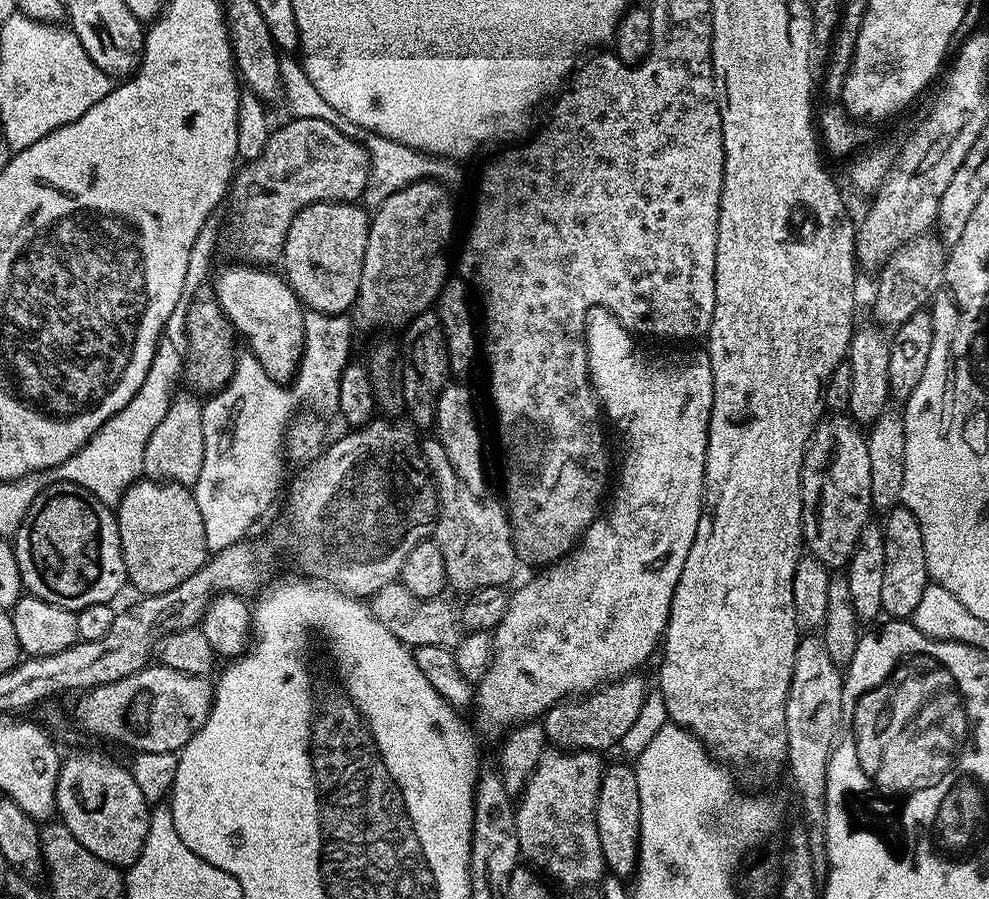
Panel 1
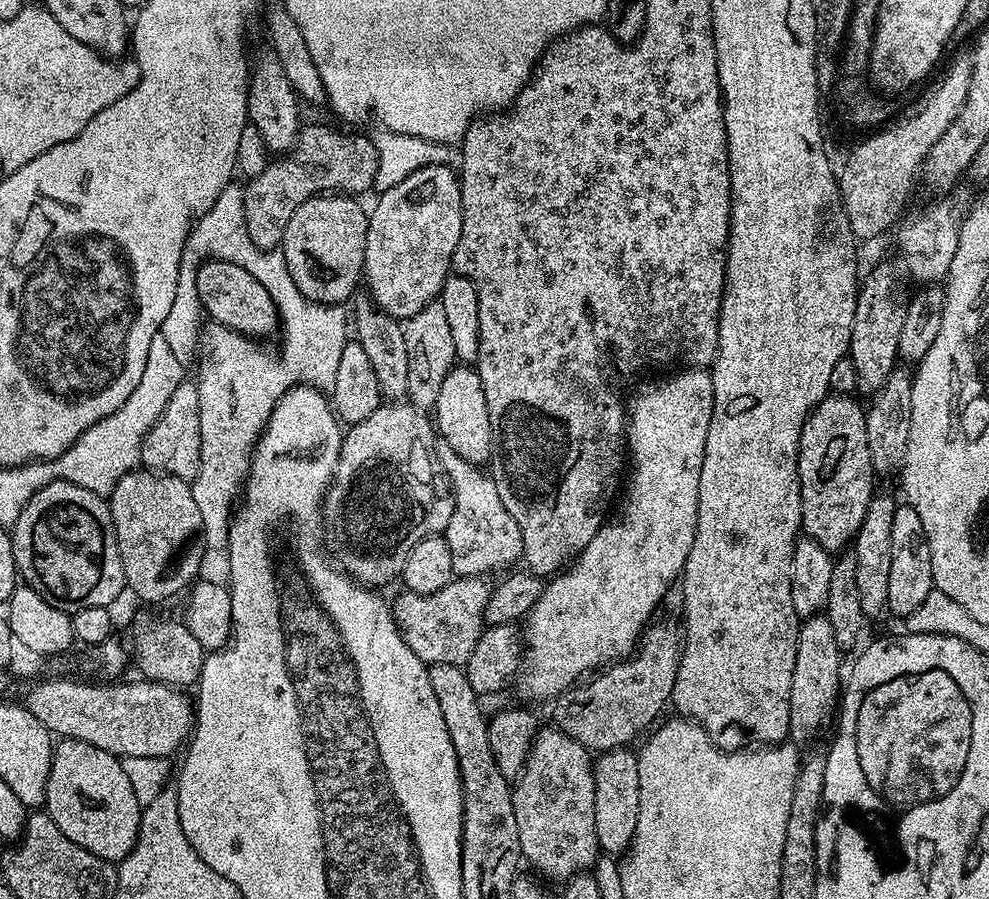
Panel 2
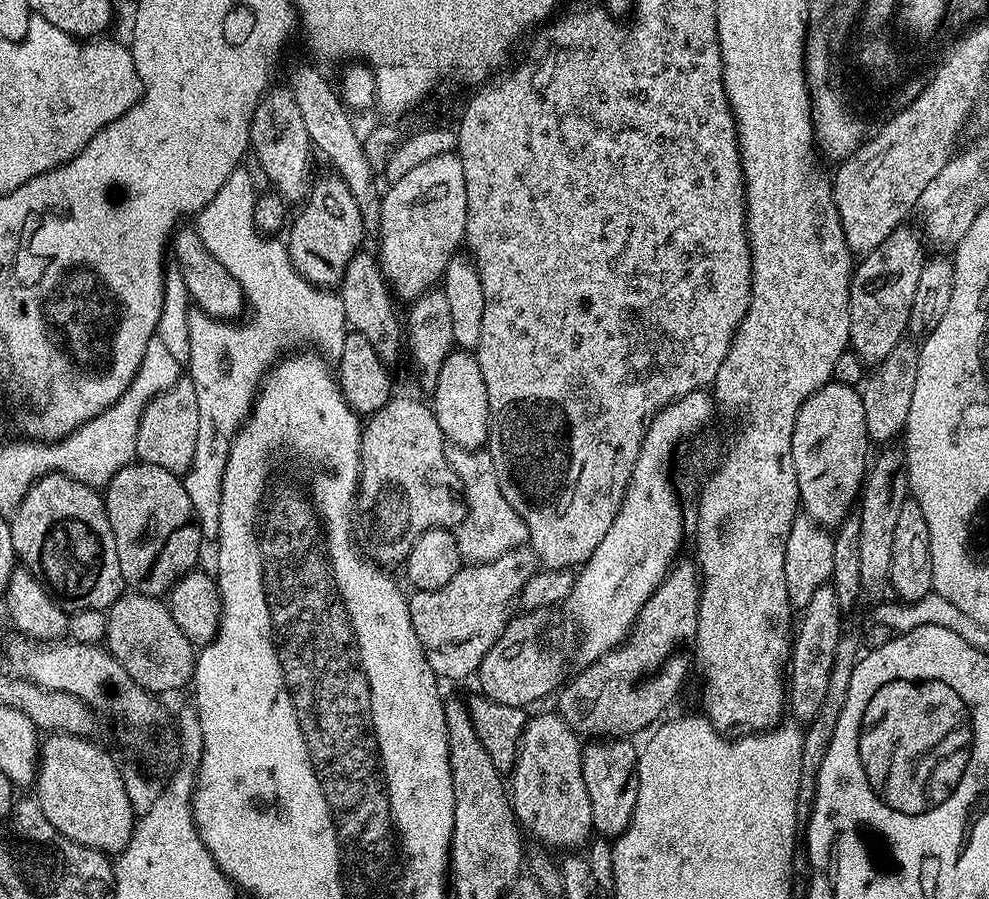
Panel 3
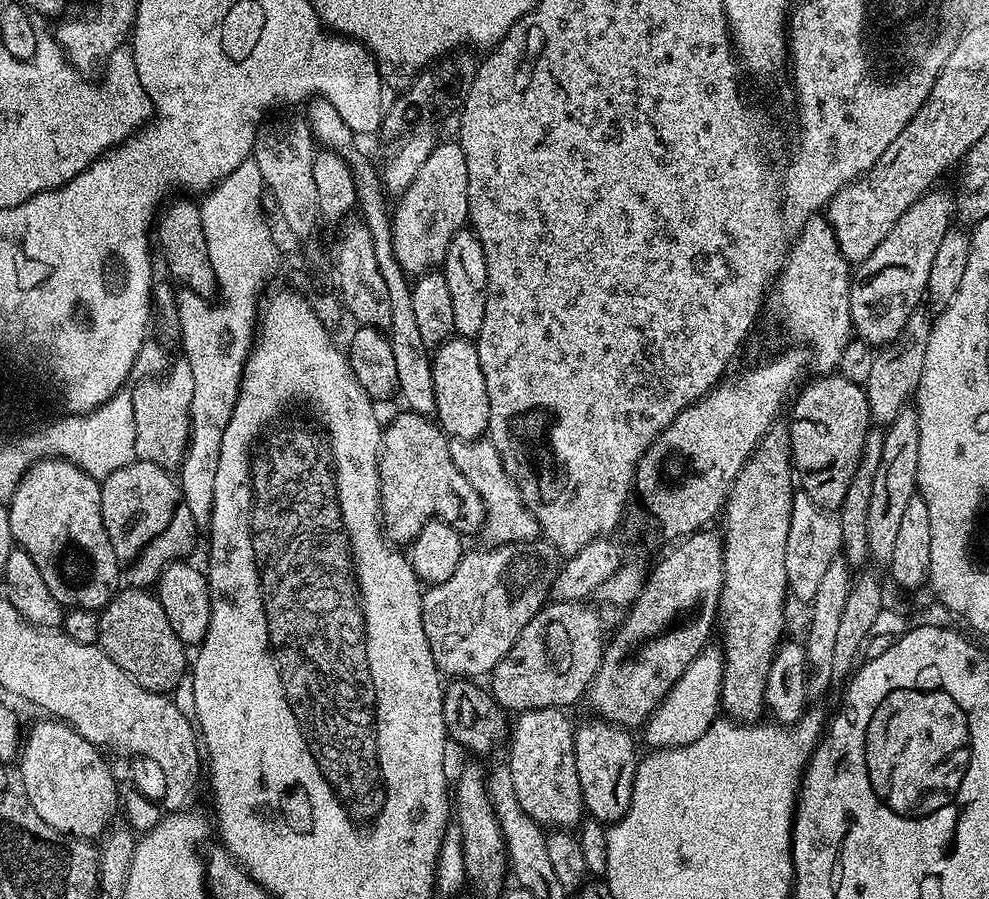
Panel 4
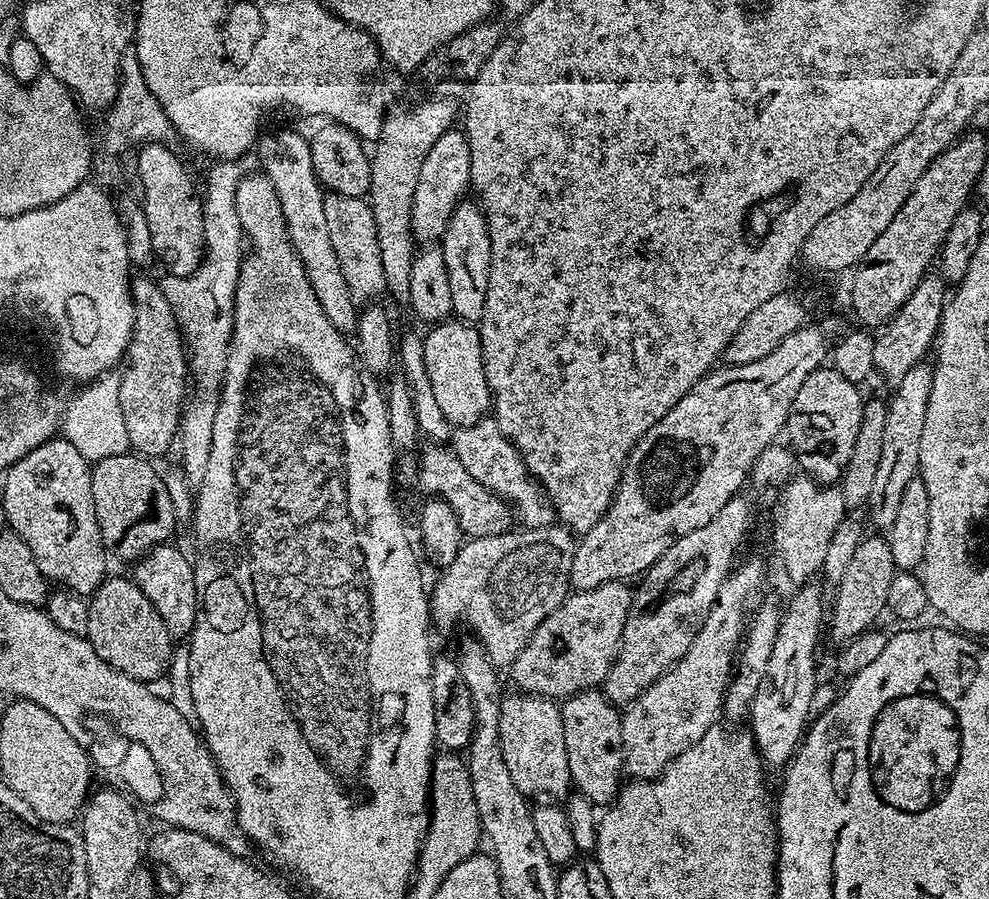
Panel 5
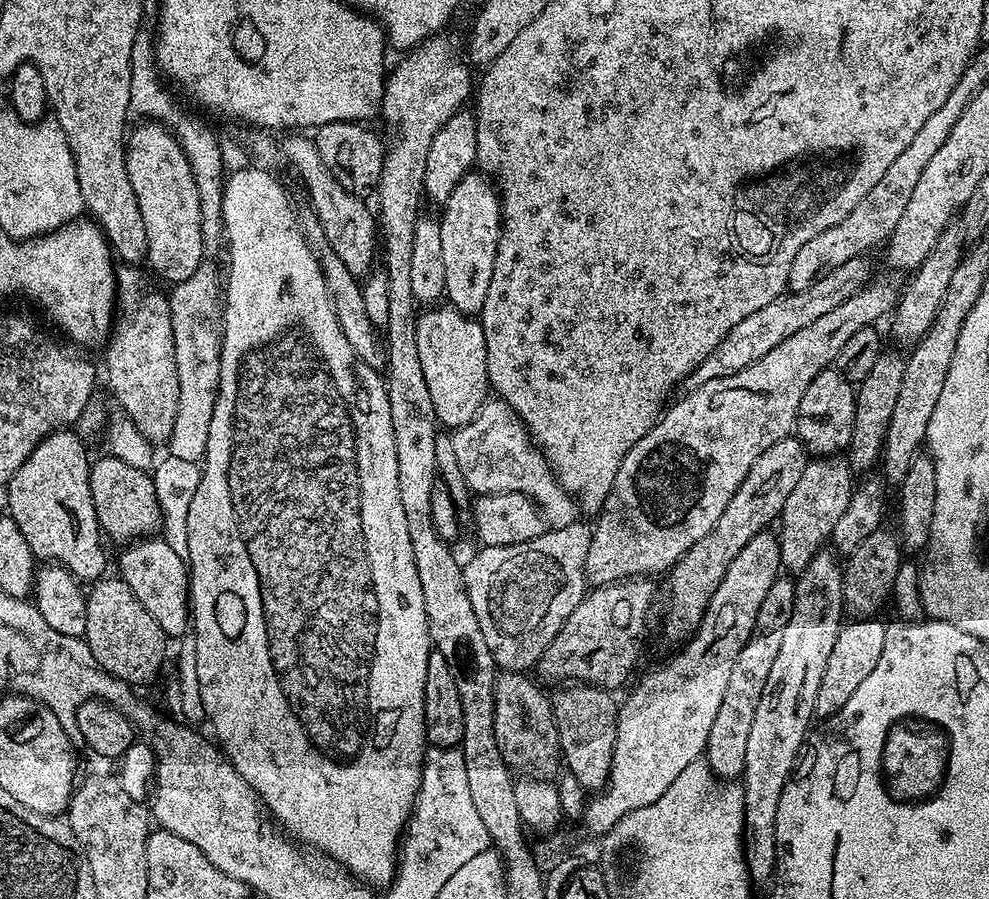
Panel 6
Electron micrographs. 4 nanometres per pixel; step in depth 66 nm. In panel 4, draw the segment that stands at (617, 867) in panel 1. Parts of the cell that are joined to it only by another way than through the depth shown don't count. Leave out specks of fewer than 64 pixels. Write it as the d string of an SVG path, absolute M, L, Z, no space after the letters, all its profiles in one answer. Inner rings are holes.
M591 718L584 725L577 727L574 732L574 766L578 766L578 786L582 786L584 811L593 820L611 826L621 820L630 806L632 787L636 777L636 744L632 741L633 733L629 729L621 728L618 724L609 724L607 720Z

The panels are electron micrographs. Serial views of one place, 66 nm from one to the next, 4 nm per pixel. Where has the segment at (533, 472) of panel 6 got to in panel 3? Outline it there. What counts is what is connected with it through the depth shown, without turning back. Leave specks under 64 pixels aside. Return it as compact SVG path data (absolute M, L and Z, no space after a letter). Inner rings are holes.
M445 443L444 453L446 462L450 462L454 470L463 503L466 505L464 519L454 528L461 561L485 564L510 550L525 547L528 542L526 522L522 522L514 506L506 502L506 494L502 494L502 486L498 482L498 474L488 451Z

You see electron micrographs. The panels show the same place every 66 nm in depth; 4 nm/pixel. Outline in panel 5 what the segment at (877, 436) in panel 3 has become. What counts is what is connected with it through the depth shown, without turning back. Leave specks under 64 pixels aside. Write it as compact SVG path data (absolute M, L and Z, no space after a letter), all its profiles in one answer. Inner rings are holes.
M929 274L922 277L914 288L914 294L910 294L896 317L888 321L883 331L875 337L874 366L878 376L889 380L889 385L897 385L902 378L906 378L906 374L910 374L910 370L914 370L914 366L922 363L927 352L929 355L933 351L946 303L944 288L946 281L943 276Z

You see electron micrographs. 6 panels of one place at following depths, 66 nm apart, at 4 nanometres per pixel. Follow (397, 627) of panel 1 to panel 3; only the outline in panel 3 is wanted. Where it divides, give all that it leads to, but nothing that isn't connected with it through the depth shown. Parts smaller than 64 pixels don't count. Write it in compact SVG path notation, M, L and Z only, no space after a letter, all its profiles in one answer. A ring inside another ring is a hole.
M525 546L522 548L515 548L510 550L506 554L502 554L498 558L494 558L490 562L485 564L468 564L467 566L461 567L458 574L454 574L454 578L450 578L450 582L446 582L446 586L442 586L442 590L430 590L429 592L418 592L413 591L408 596L408 609L410 610L410 622L414 626L414 630L418 634L418 642L422 646L424 651L424 657L426 662L431 666L432 671L436 673L437 677L443 678L444 676L448 680L464 680L475 673L476 667L482 662L482 658L486 654L486 650L490 650L490 646L494 646L494 642L502 634L502 630L507 626L510 619L510 611L508 607L514 604L517 599L518 593L523 588L525 582L530 579L538 570L538 561L532 549Z

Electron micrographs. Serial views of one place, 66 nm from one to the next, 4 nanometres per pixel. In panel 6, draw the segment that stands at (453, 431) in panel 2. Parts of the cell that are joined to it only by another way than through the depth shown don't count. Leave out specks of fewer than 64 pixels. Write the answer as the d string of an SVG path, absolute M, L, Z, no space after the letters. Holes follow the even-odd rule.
M432 306L417 315L416 337L418 338L418 362L422 362L422 374L426 374L426 386L430 389L430 402L434 402L437 421L448 430L466 426L476 417L478 410L490 396L486 366L486 338L479 319L466 316L451 306Z

